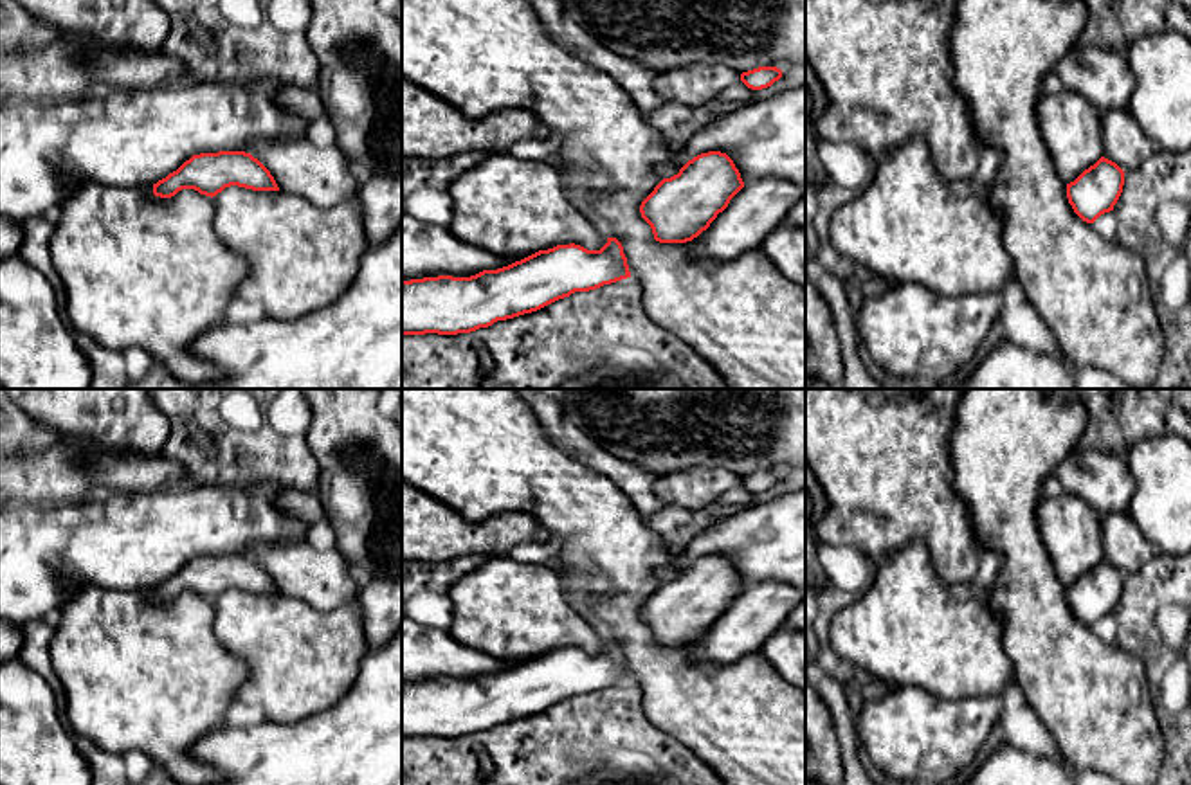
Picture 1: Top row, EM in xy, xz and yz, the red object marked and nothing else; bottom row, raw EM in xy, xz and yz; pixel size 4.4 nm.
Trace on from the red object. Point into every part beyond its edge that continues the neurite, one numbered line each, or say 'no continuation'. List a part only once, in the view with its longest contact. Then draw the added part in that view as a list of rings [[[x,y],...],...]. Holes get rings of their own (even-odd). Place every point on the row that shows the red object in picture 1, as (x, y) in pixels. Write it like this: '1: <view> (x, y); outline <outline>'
1: xz (427, 251); outline [[[402,211],[402,281],[470,277],[512,263],[508,257],[459,241],[449,229],[423,223]]]

